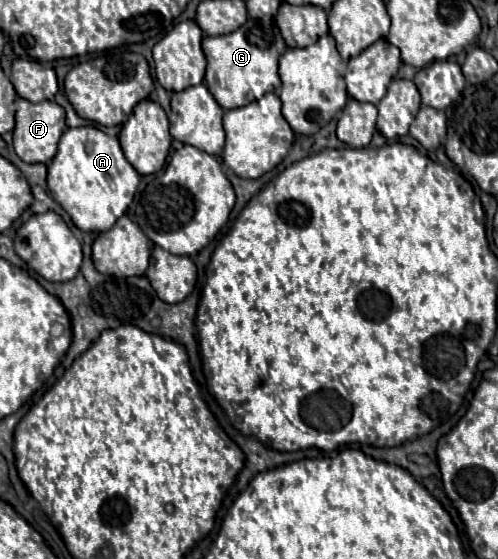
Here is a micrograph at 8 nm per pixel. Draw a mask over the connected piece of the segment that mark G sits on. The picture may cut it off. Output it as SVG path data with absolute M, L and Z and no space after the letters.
M247 19L245 25L227 35L203 37L203 53L207 57L205 85L213 91L213 97L225 111L243 107L253 99L261 99L265 93L281 87L277 61L285 49L285 41L277 31L277 25L263 23L259 19Z

